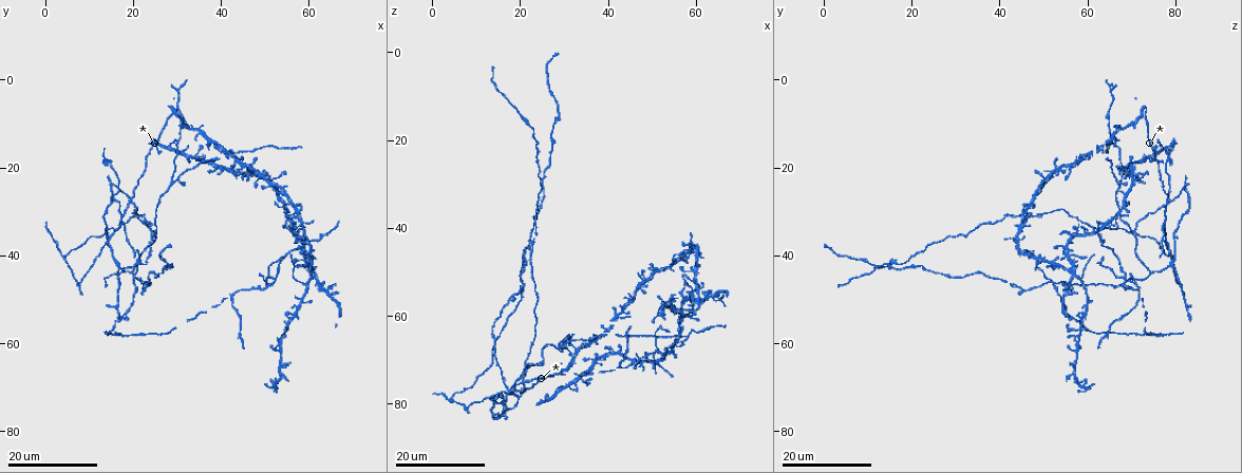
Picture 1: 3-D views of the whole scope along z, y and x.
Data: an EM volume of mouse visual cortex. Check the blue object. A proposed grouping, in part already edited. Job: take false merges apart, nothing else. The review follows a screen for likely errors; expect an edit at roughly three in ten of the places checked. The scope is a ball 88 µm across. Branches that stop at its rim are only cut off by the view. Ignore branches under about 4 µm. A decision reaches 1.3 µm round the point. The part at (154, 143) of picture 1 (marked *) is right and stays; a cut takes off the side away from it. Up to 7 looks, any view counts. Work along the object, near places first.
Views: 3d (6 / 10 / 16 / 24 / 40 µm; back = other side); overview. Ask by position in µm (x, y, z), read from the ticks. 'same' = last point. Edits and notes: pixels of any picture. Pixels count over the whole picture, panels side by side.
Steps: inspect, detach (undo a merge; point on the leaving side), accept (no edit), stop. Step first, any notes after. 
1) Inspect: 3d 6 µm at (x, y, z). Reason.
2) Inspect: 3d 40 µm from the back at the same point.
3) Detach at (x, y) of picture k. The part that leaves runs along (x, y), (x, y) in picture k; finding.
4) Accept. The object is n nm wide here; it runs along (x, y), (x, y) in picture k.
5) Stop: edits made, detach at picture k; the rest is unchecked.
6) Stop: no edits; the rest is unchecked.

Inspect: 3d 16 µm at (29.0, 23.0, 67.5). Branch point.

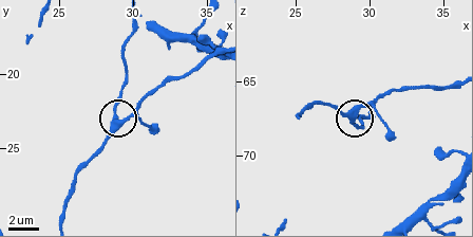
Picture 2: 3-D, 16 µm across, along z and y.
Inspect: 3d 6 µm at the same point.

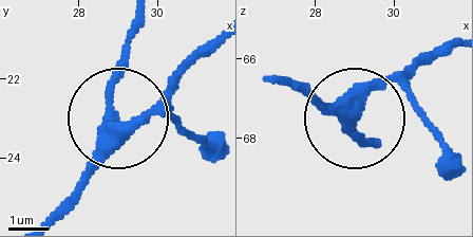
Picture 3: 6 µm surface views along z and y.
Accept. The object is 360 nm wide here; it runs along (54, 211), (105, 130), (129, 126), (192, 62) in picture 3; continuous, no second cell.

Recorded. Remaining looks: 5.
Inspect: 3d 16 µm at (19.5, 27.5, 78.0). Four arms meet.

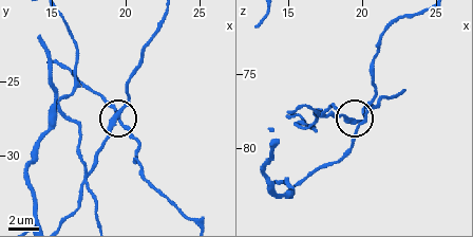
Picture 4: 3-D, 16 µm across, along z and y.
Inspect: 3d 10 µm at (19.2, 27.8, 78.0). Zoom in.

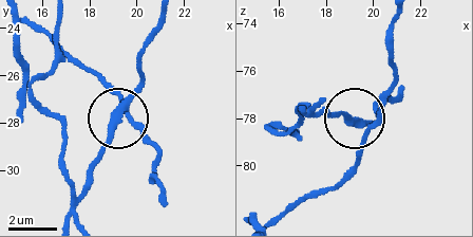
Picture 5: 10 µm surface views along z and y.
Accept. The side arm is 117 µm long; it runs along (161, 17), (121, 119), (136, 123), (158, 149) in picture 5; continuous, no second cell.

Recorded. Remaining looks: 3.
Inspect: 3d 16 µm at (18.0, 53.5, 55.5). Three-way junction.

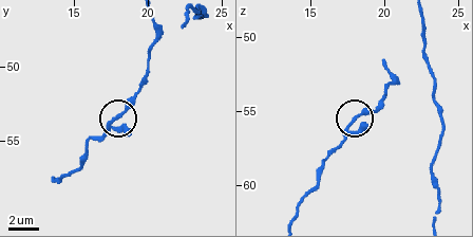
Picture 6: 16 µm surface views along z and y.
Inspect: 3d 6 µm at (17.8, 53.6, 55.8).

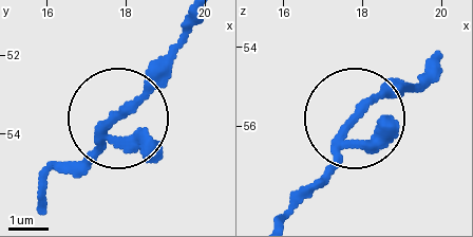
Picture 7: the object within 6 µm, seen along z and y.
Accept. One cell here.

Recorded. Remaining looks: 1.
Stop: no edits; the rest is unchecked.

